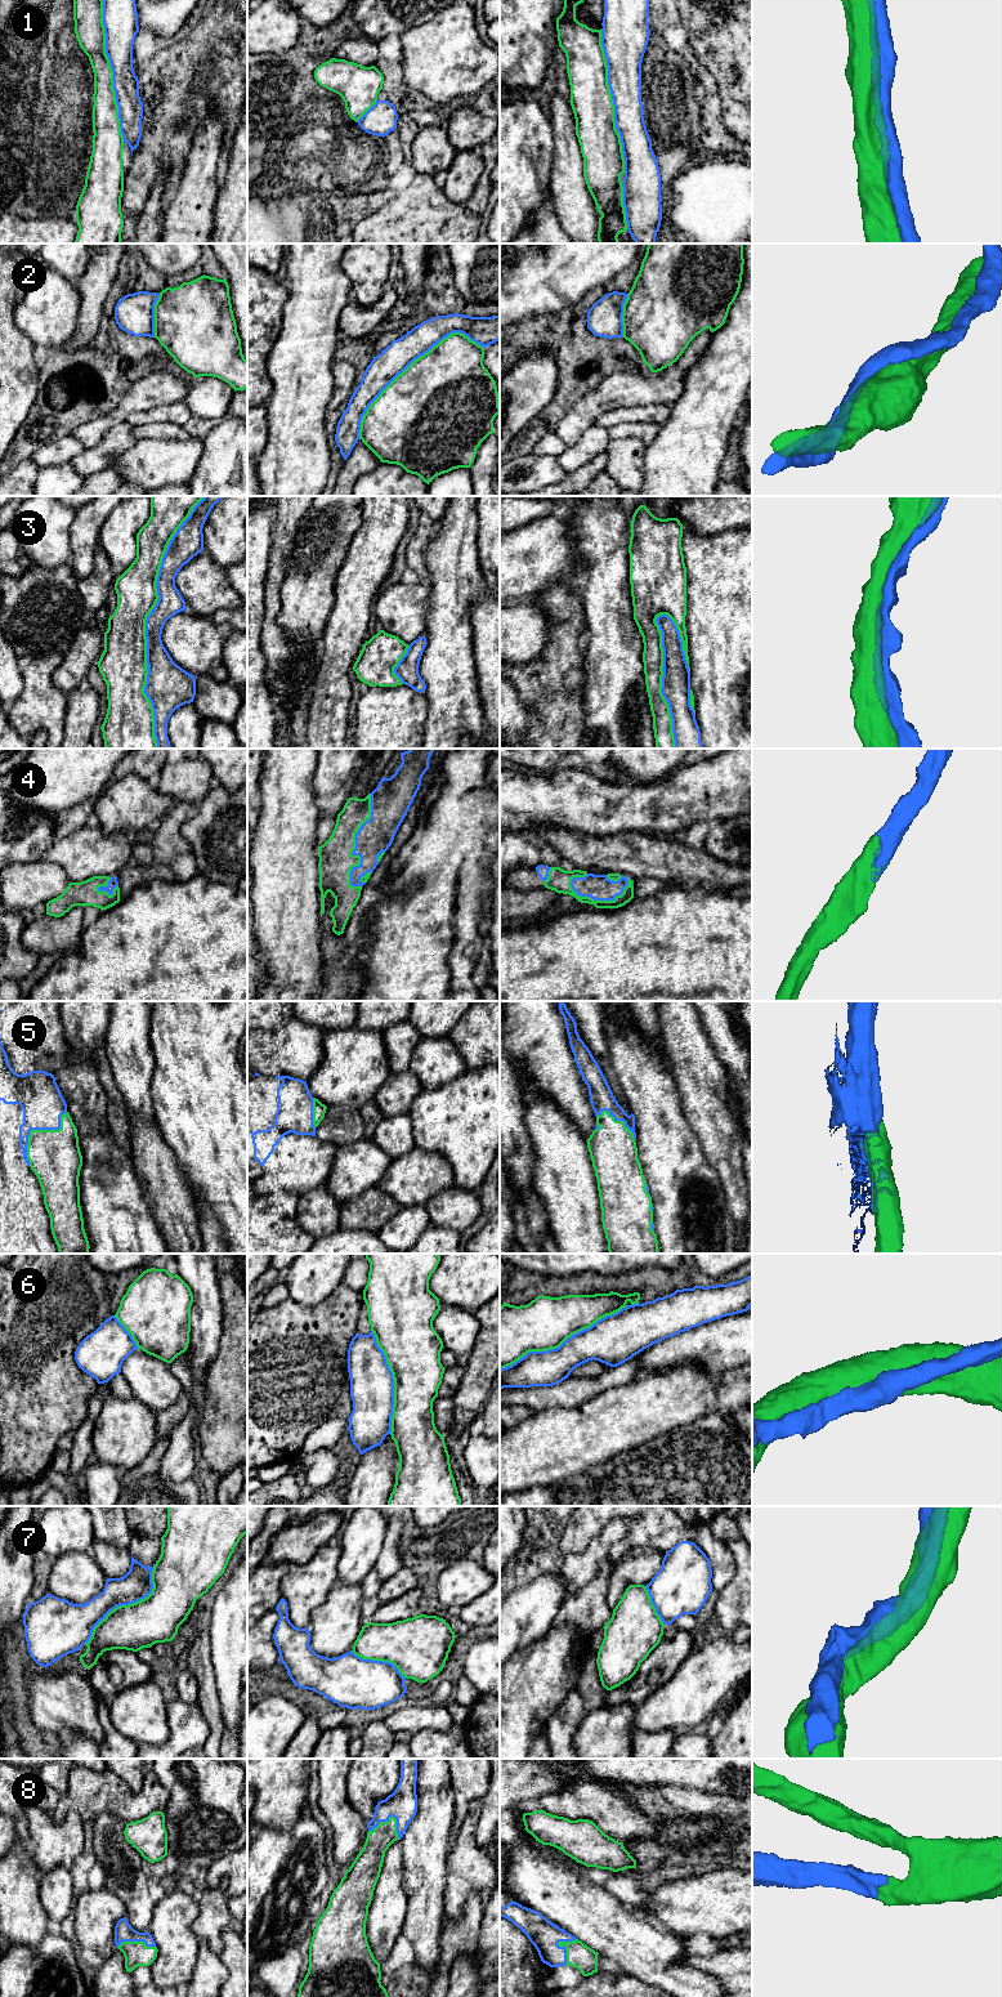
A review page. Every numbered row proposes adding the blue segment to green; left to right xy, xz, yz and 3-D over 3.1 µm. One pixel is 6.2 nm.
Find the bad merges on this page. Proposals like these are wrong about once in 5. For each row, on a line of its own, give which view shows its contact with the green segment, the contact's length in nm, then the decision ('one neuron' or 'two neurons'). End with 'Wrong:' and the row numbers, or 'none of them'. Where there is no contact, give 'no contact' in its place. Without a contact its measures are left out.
1: contact in yz; length 900 nm; one neuron
2: contact in xz; length 950 nm; one neuron
3: contact in xy; length 1600 nm; one neuron
4: contact in xz; length 600 nm; one neuron
5: contact in xy; length 420 nm; one neuron
6: contact in yz; length 900 nm; one neuron
7: contact in xy; length 650 nm; one neuron
8: contact in xz; length 200 nm; one neuron
Wrong: none of them

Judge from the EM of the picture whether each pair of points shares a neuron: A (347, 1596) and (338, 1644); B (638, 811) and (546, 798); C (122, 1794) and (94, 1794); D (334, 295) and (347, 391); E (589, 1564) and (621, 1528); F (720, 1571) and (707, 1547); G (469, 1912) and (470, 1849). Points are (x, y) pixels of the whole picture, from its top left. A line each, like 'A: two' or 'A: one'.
A: one
B: one
C: one
D: two
E: one
F: one
G: two

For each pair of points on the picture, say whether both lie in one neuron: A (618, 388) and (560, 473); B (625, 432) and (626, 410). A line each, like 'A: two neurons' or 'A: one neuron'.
A: one neuron
B: two neurons

